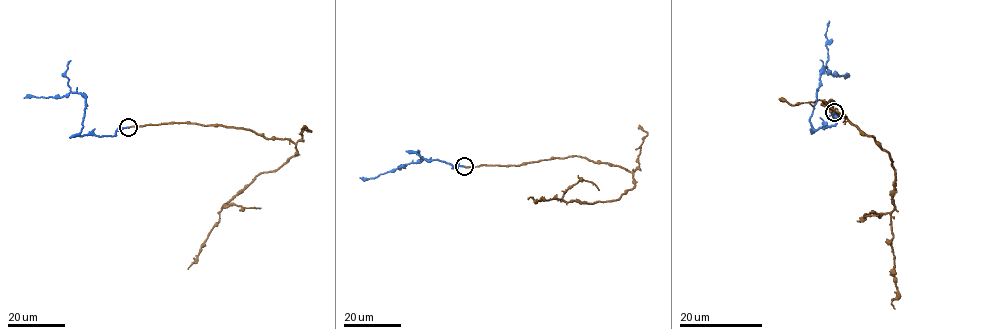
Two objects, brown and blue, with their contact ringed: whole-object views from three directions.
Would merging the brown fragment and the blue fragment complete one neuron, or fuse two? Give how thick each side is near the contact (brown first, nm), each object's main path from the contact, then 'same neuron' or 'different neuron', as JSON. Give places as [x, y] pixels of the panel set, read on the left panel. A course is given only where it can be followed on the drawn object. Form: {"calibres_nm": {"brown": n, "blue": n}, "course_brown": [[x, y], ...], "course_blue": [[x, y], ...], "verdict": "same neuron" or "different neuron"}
{"calibres_nm": {"brown": 260, "blue": 260}, "course_brown": [[128, 127], [223, 125], [295, 144], [297, 154], [260, 172], [223, 205], [219, 222], [187, 269]], "course_blue": [[128, 127], [119, 128], [115, 135], [81, 136], [86, 103], [79, 93], [23, 98]], "verdict": "different neuron"}

